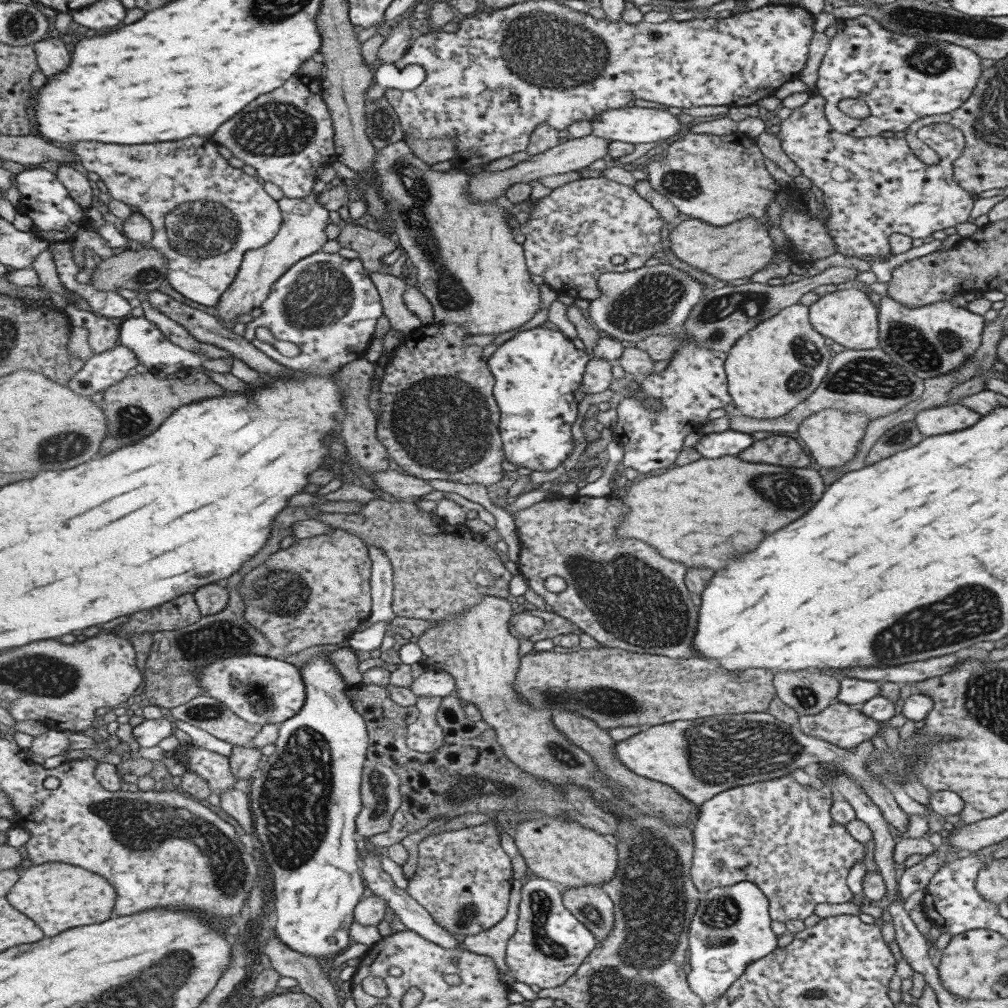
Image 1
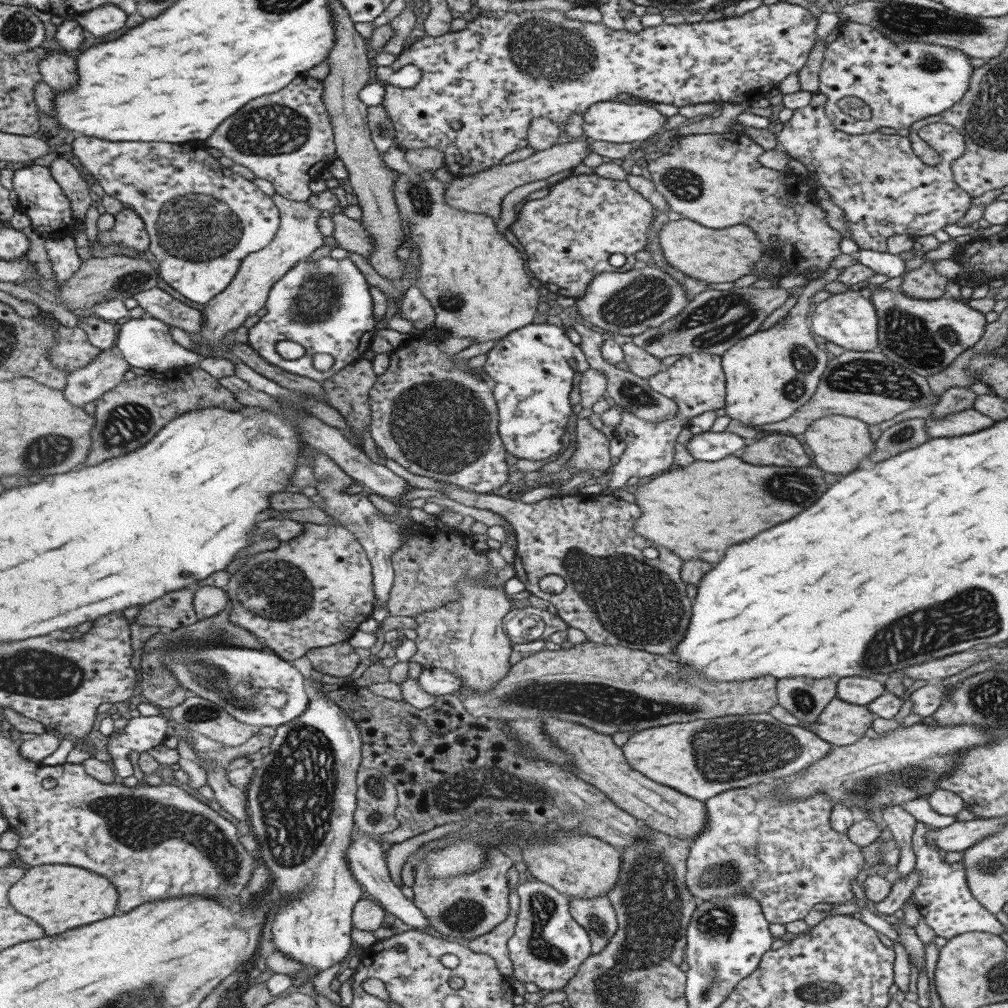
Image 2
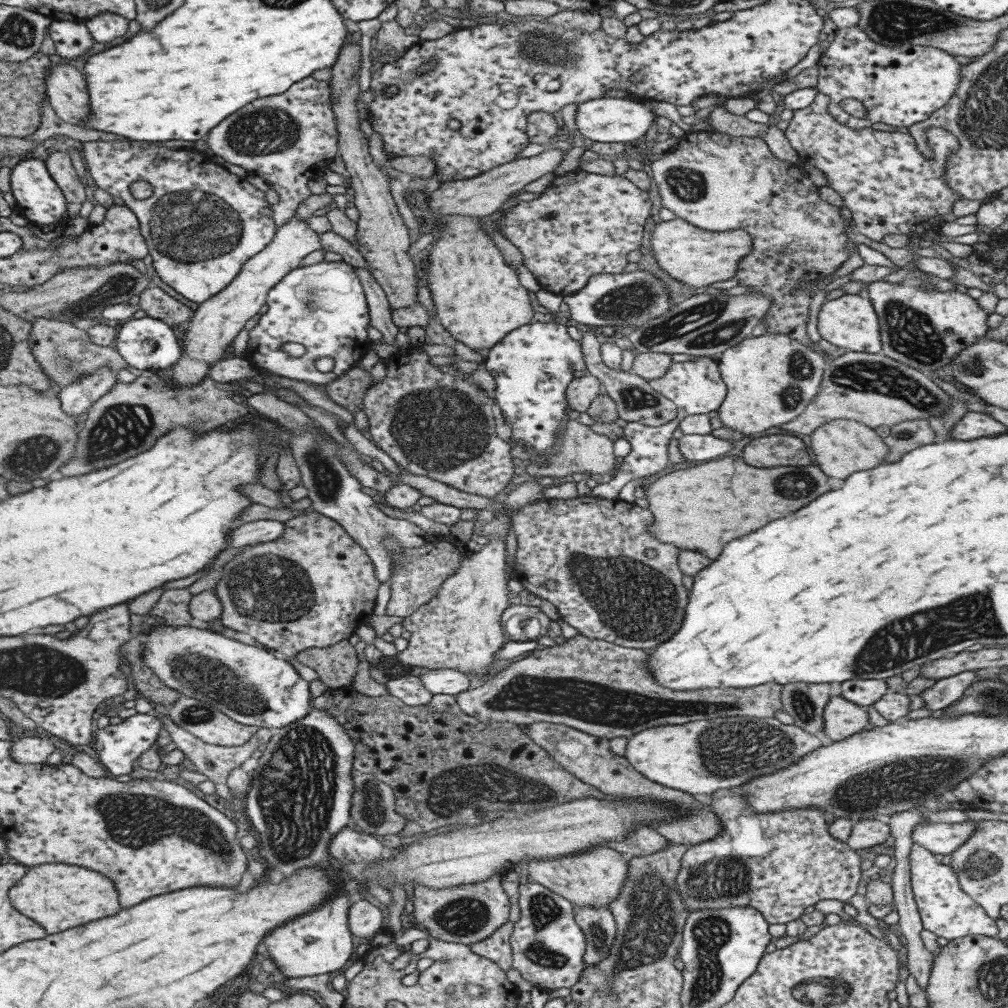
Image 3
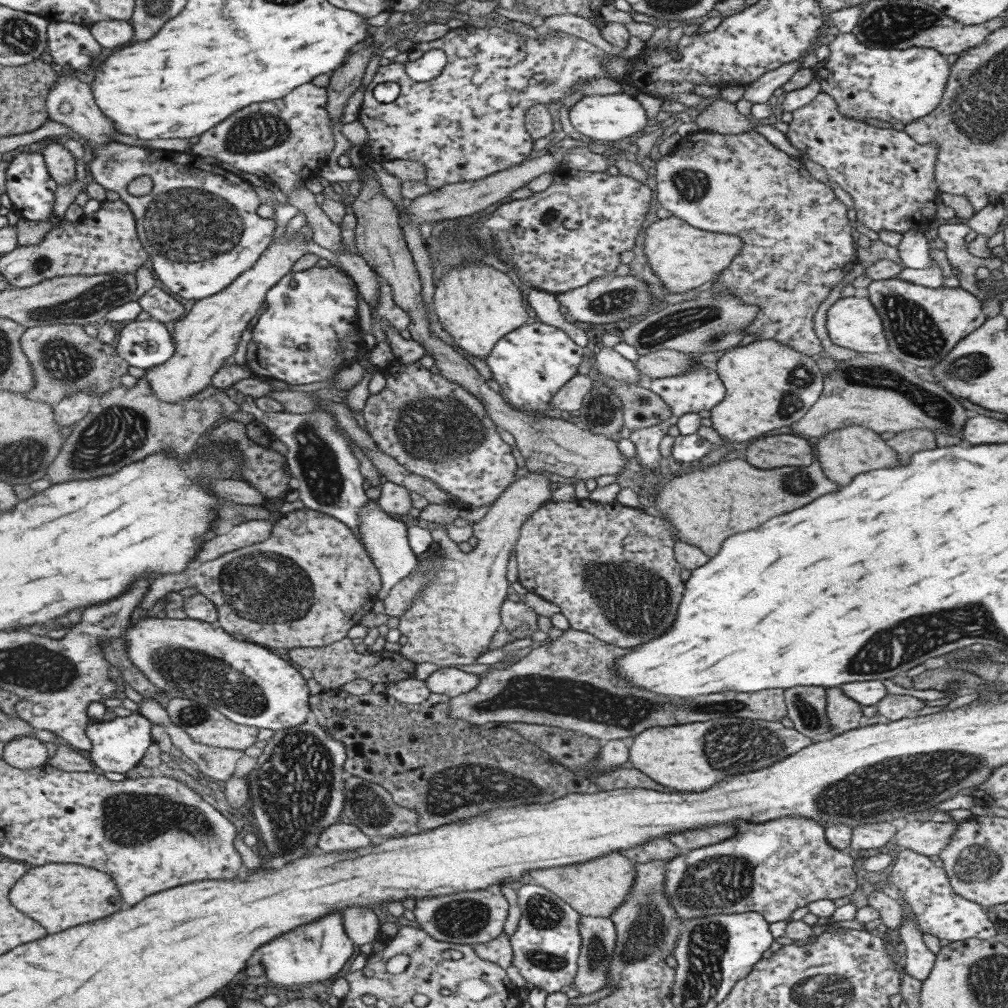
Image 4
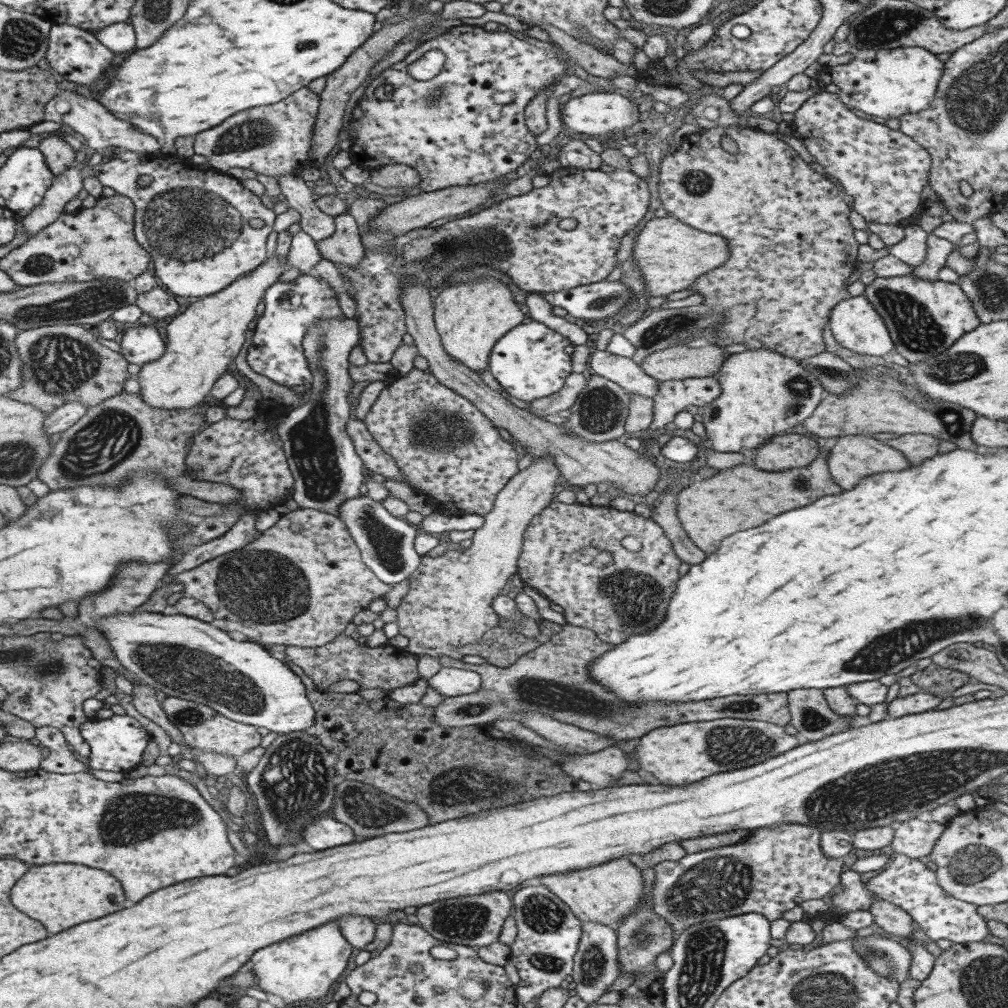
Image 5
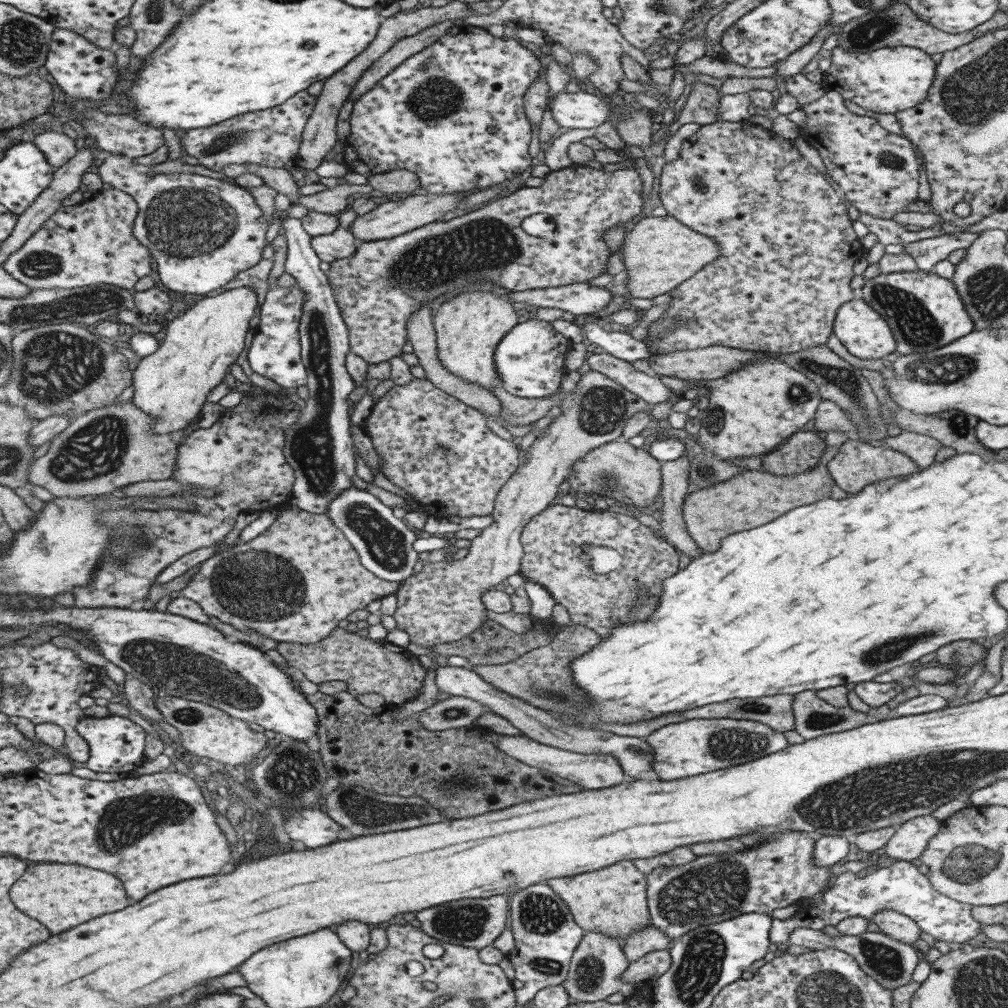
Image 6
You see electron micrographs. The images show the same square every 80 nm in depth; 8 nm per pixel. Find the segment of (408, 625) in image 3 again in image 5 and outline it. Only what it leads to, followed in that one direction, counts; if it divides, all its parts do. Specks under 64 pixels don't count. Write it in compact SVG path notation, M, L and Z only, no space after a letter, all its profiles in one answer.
M547 455L537 457L533 461L533 464L527 466L525 470L518 470L518 472L505 483L505 486L496 494L492 508L489 509L487 514L482 516L484 518L482 526L474 530L473 536L471 537L472 543L469 548L464 548L461 551L447 549L443 555L435 558L426 557L425 555L420 557L420 563L417 565L417 568L406 578L408 584L407 592L400 600L400 604L396 606L395 623L398 628L398 634L408 638L407 646L404 648L407 653L414 654L415 656L418 656L418 654L426 654L436 660L439 654L443 654L443 656L449 656L455 660L460 660L460 658L464 657L465 654L461 654L459 648L463 645L473 644L481 635L484 634L485 631L488 630L488 628L497 625L497 614L495 614L495 611L491 607L492 598L495 595L502 594L506 588L508 588L508 579L510 578L510 575L517 571L517 558L521 554L522 534L524 533L525 527L528 526L529 521L533 518L533 516L539 514L543 508L545 508L551 501L555 500L555 493L553 490L555 490L555 480L557 480L557 476L560 474L557 468L555 468L553 462L554 460Z

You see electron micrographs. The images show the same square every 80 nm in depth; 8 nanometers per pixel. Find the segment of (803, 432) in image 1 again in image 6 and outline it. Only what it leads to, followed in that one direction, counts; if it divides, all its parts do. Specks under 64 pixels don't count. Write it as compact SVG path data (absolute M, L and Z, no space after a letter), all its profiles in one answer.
M850 436L845 442L842 442L834 457L827 463L827 472L833 482L849 495L859 492L864 486L878 480L893 476L905 476L919 472L919 470L914 462L901 452L891 450L886 446L867 444L855 436Z

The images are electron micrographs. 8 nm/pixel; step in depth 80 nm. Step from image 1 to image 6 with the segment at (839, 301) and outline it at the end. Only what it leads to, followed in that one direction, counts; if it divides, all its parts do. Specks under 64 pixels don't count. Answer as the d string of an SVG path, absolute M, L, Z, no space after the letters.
M860 297L840 305L831 328L843 348L861 360L885 358L888 354L895 353L896 344L885 320L882 320L881 316Z

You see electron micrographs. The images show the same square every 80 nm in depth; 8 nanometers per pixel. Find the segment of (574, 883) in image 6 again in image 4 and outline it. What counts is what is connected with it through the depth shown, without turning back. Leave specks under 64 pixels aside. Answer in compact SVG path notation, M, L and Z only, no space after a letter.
M608 852L599 858L580 862L580 864L568 864L567 866L554 866L553 868L538 868L530 870L529 876L533 878L533 884L546 888L555 896L558 896L565 904L568 904L579 915L609 917L610 914L628 897L628 892L634 883L636 870L634 863L625 858L619 852Z

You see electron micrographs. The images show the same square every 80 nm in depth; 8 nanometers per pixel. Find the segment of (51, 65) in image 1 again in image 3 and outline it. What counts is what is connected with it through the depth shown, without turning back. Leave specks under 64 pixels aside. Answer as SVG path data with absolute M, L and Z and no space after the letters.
M59 63L48 74L48 98L57 116L65 122L79 125L91 116L87 82L81 70Z

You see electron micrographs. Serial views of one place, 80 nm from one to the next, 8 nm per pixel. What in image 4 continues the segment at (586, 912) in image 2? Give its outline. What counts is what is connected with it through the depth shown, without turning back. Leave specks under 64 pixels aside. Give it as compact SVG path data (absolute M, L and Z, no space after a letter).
M583 916L578 920L578 931L581 939L581 950L576 960L577 972L573 977L572 985L576 987L579 994L593 994L608 982L609 960L612 958L613 948L616 939L616 930L609 917Z

